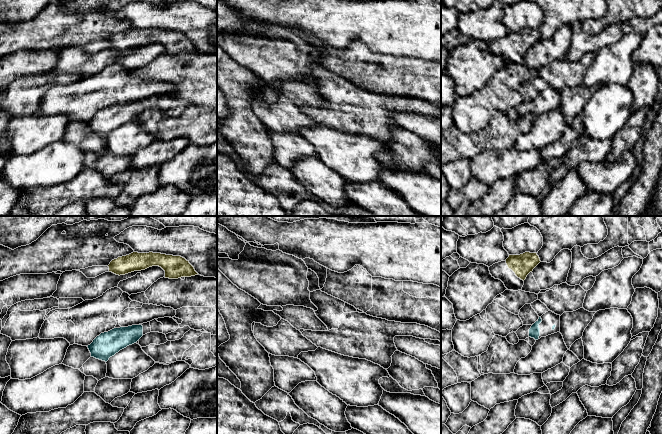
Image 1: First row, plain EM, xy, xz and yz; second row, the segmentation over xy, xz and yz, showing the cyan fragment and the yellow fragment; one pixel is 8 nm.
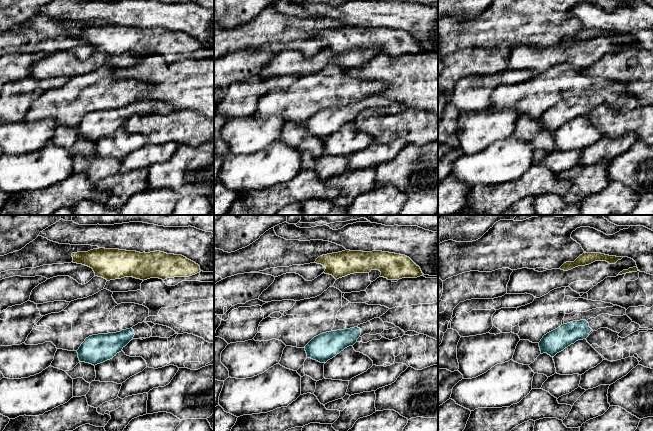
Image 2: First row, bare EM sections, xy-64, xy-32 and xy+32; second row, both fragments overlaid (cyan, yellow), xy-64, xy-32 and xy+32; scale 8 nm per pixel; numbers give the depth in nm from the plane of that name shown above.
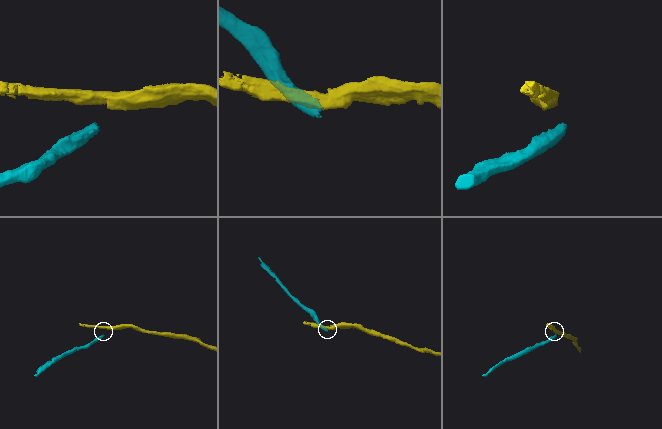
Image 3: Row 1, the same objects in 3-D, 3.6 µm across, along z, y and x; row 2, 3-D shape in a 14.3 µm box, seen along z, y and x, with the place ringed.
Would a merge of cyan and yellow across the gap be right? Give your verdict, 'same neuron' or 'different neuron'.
different neuron

